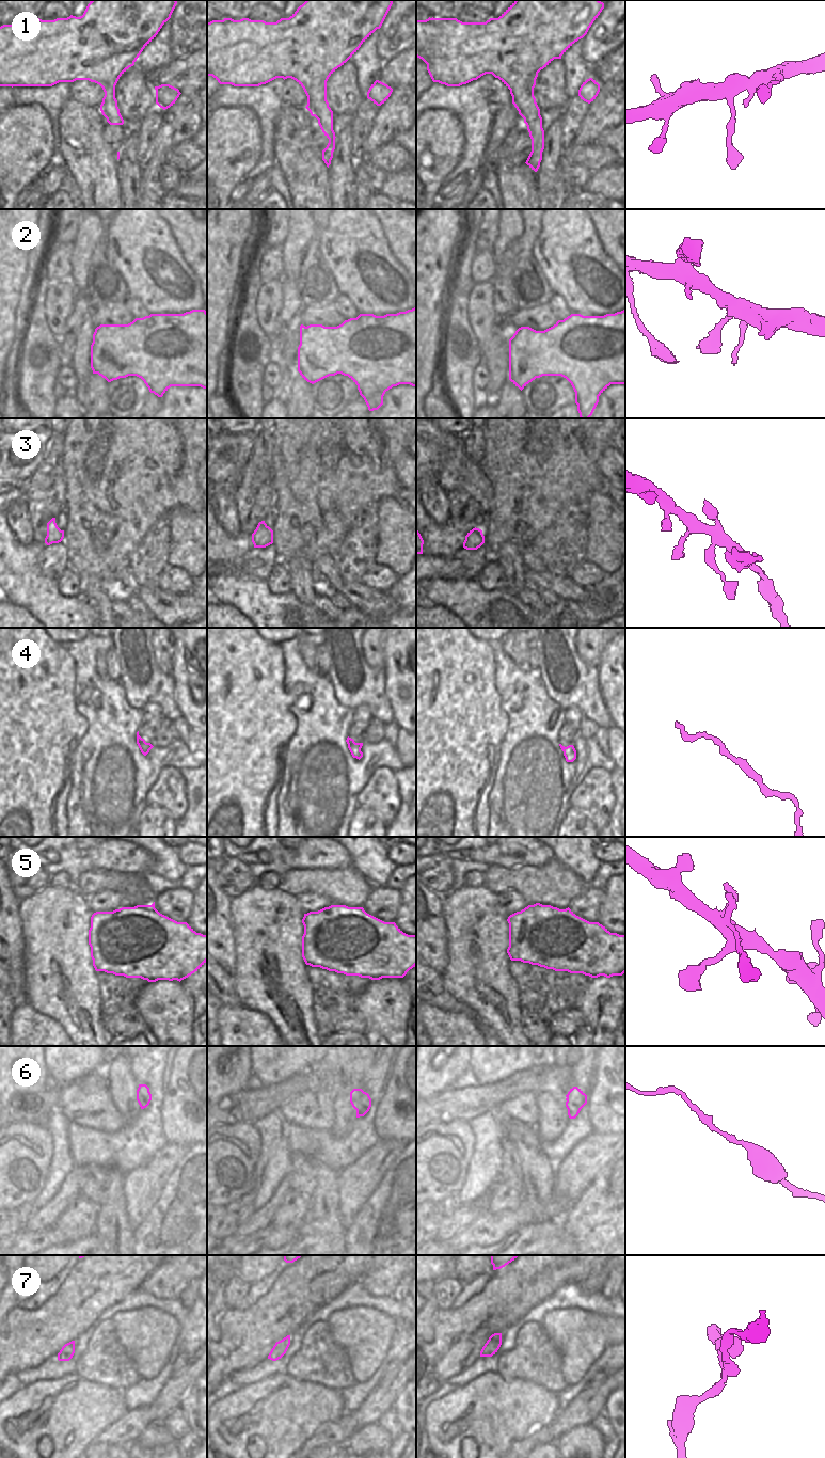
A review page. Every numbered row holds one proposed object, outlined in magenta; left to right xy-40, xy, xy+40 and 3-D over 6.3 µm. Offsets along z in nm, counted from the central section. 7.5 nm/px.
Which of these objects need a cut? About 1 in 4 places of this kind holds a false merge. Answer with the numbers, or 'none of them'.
none of them

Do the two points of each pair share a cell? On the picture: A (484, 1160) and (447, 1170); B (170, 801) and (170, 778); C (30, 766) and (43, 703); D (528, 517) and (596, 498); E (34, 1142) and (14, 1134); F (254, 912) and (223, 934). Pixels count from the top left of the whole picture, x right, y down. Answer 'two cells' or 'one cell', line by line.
A: two cells
B: one cell
C: one cell
D: two cells
E: one cell
F: two cells

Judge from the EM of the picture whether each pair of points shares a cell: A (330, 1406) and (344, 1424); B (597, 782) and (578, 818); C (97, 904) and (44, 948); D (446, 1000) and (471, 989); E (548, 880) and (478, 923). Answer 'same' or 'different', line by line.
A: different
B: different
C: different
D: different
E: different

